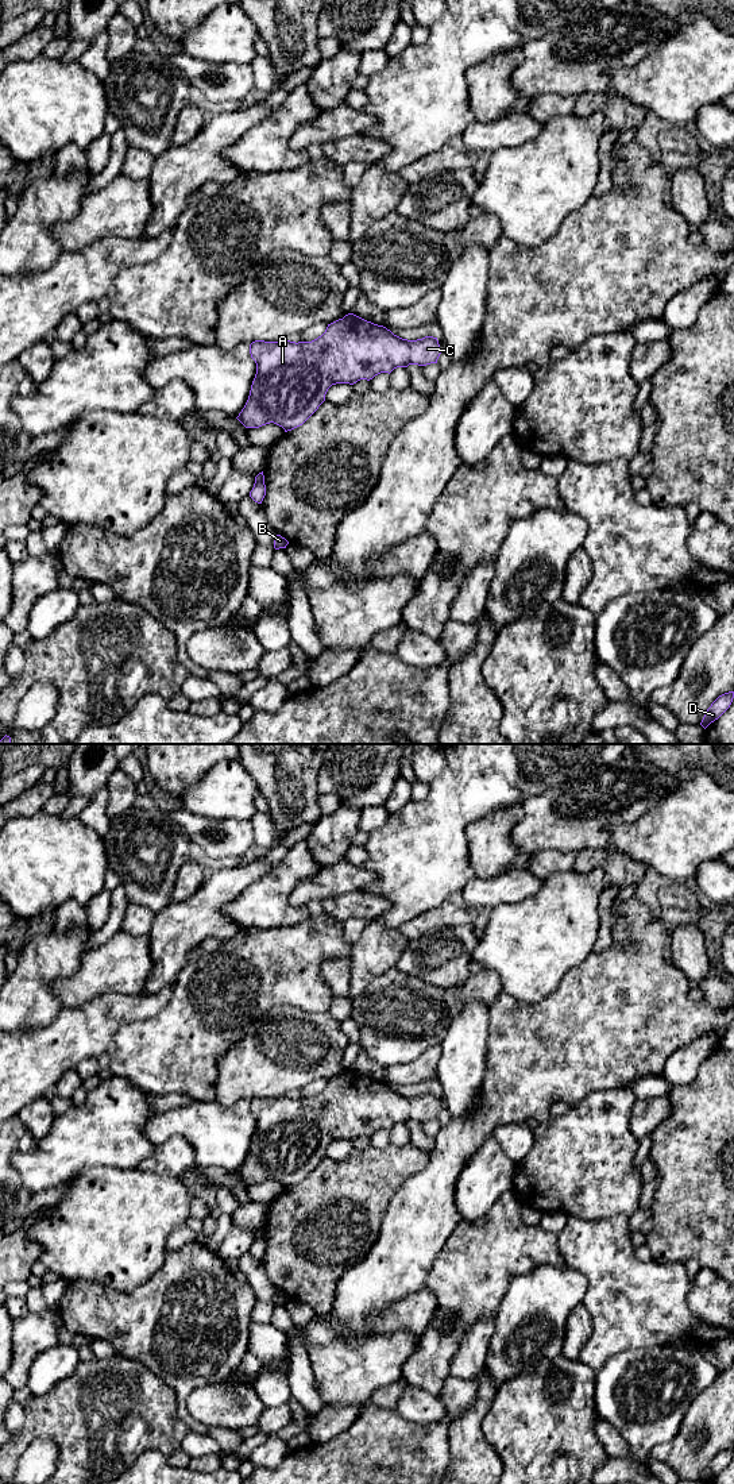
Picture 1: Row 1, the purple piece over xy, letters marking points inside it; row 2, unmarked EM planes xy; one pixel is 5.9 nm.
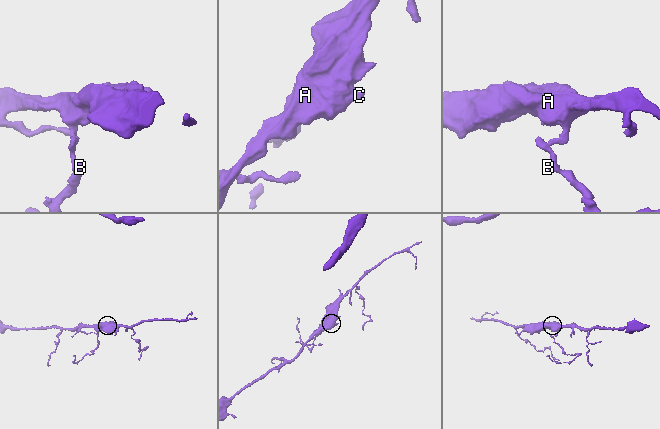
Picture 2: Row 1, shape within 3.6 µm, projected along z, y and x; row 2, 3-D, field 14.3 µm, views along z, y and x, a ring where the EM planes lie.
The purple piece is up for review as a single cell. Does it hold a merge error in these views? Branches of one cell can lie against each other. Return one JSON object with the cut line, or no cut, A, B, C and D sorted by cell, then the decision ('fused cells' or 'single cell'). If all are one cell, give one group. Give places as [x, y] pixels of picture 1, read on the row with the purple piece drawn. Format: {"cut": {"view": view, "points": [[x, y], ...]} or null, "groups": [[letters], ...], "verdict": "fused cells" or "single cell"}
{"cut": {"view": "xy", "points": [[255, 477], [263, 482]]}, "groups": [["A", "C", "D"], ["B"]], "verdict": "fused cells"}

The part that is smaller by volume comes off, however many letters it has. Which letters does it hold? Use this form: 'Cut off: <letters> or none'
Cut off: B

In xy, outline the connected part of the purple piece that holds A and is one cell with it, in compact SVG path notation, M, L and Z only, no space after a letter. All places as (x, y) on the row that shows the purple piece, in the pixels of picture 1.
M354 313L328 324L325 332L312 342L255 340L250 344L250 354L256 363L256 374L248 400L236 419L246 428L274 423L287 432L302 425L318 409L332 385L370 381L380 373L390 374L409 365L437 363L441 352L437 338L402 339Z

